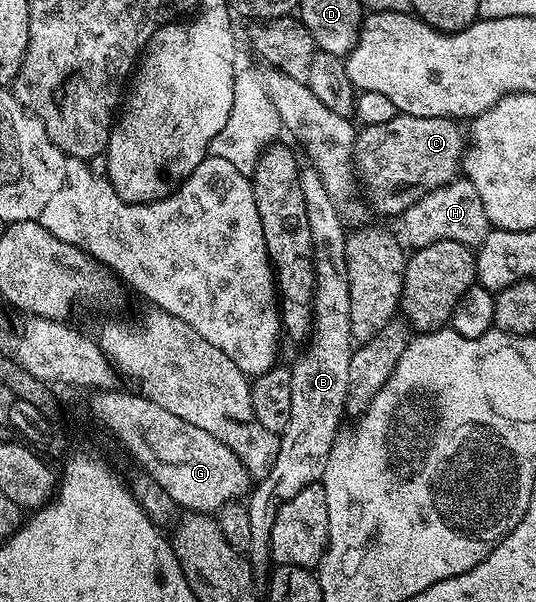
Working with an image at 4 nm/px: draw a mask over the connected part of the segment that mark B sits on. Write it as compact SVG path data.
M305 168L301 171L301 187L303 188L303 204L307 207L307 225L311 228L311 248L313 249L313 263L315 264L315 288L313 289L313 328L304 343L301 355L297 358L297 363L292 363L291 366L291 420L287 420L287 428L279 436L281 443L279 444L279 452L275 456L275 460L271 464L271 468L267 471L264 478L260 479L252 487L251 493L247 498L247 505L251 518L251 544L247 551L247 557L254 569L254 571L261 572L265 565L270 565L271 559L269 557L269 537L271 530L275 524L277 516L277 507L284 504L287 500L291 500L291 496L295 496L299 492L303 492L303 488L320 483L321 477L325 475L327 468L327 460L333 451L333 443L337 440L337 435L342 429L341 426L341 412L345 412L347 408L347 401L349 398L349 377L351 376L351 356L355 349L355 343L351 336L351 292L349 291L349 281L345 275L345 235L347 233L346 223L342 222L337 205L331 200L330 194L327 193L327 188L323 185L323 180L319 176L319 172L312 168Z

